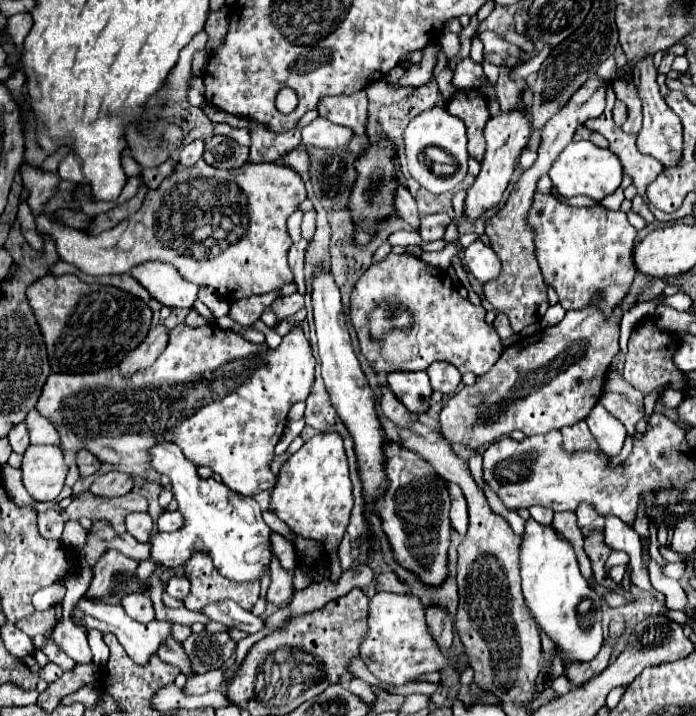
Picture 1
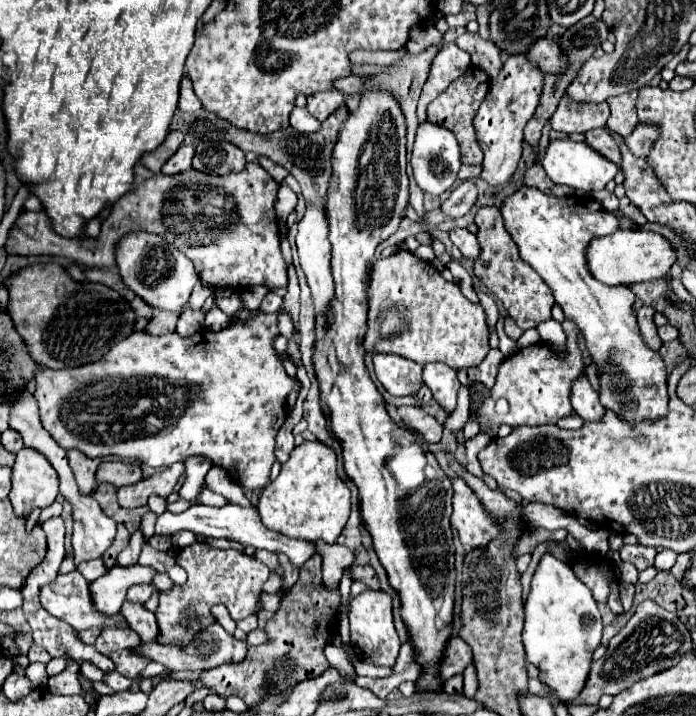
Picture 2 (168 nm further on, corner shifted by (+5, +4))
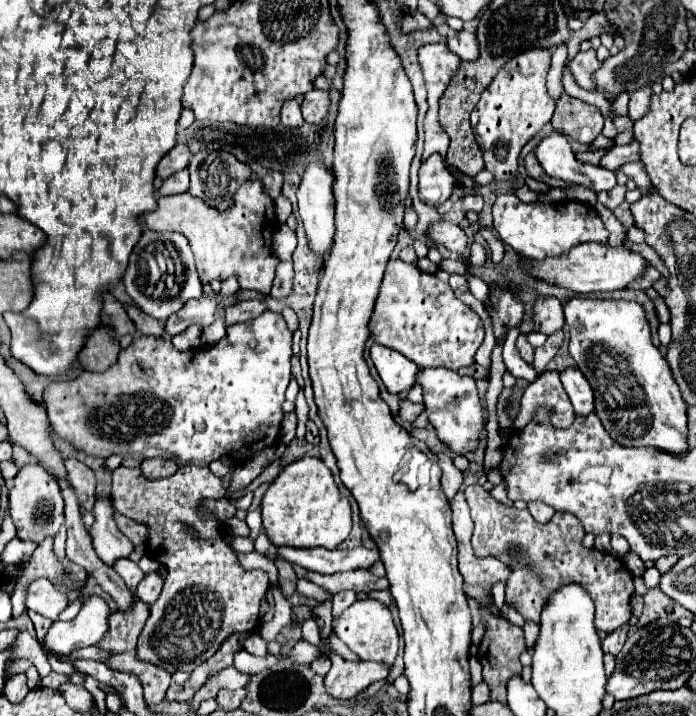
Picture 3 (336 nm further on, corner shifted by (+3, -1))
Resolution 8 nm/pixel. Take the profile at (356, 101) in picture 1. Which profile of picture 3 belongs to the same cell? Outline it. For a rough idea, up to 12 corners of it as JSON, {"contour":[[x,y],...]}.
{"contour":[[310,91],[302,101],[306,123],[320,123],[330,107],[328,91]]}

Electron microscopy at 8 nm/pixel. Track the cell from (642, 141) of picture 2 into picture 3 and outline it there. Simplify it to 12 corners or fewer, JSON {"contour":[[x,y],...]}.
{"contour":[[614,145],[600,165],[618,171],[624,163],[640,159],[640,145]]}

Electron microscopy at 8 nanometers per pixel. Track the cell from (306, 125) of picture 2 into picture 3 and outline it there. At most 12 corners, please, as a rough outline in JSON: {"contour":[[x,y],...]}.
{"contour":[[296,99],[284,101],[282,125],[298,127],[304,123]]}

